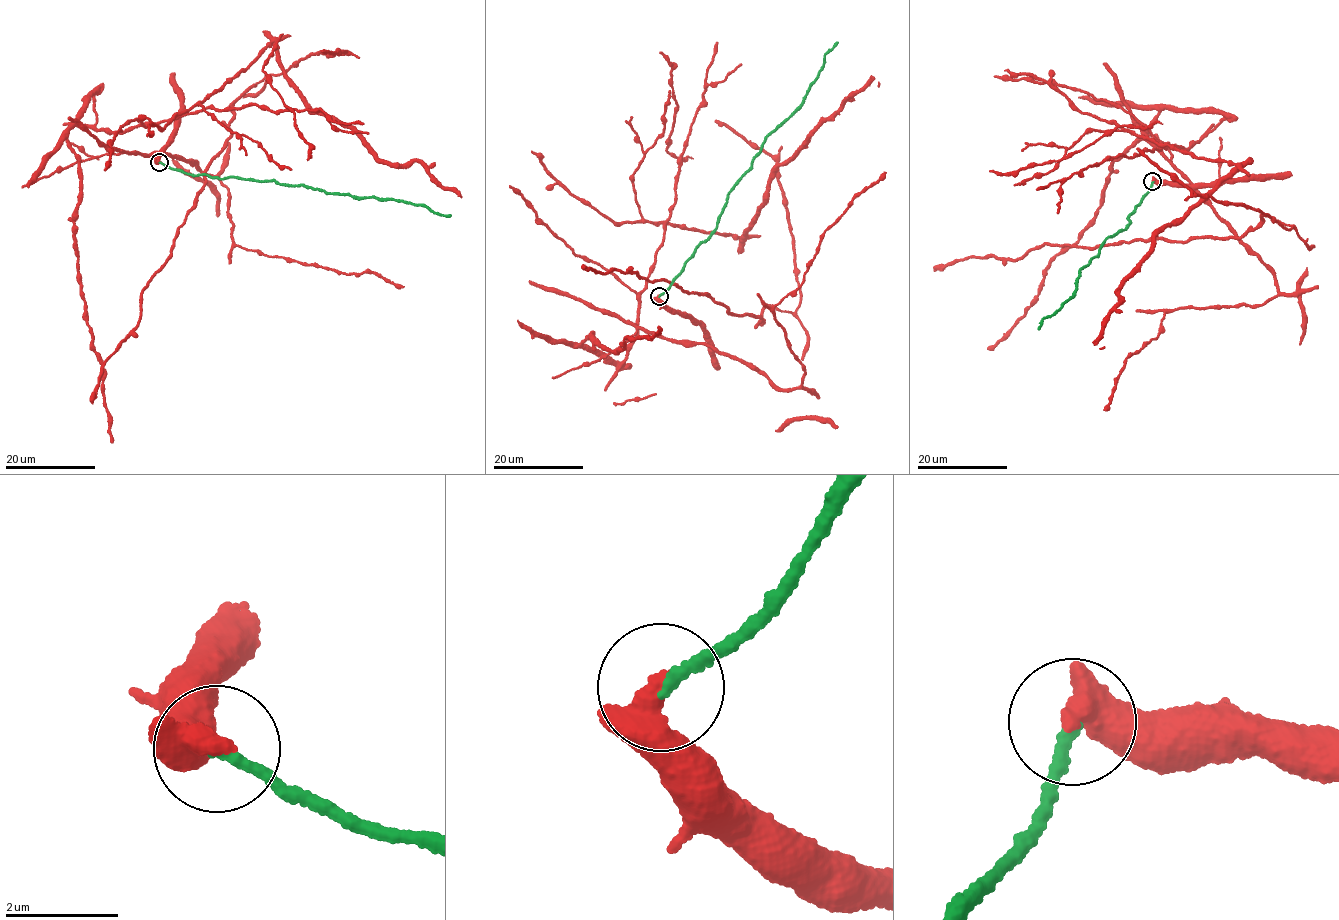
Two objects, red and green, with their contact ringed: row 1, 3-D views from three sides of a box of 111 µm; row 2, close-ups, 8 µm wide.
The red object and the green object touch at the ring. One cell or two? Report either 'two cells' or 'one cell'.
two cells

